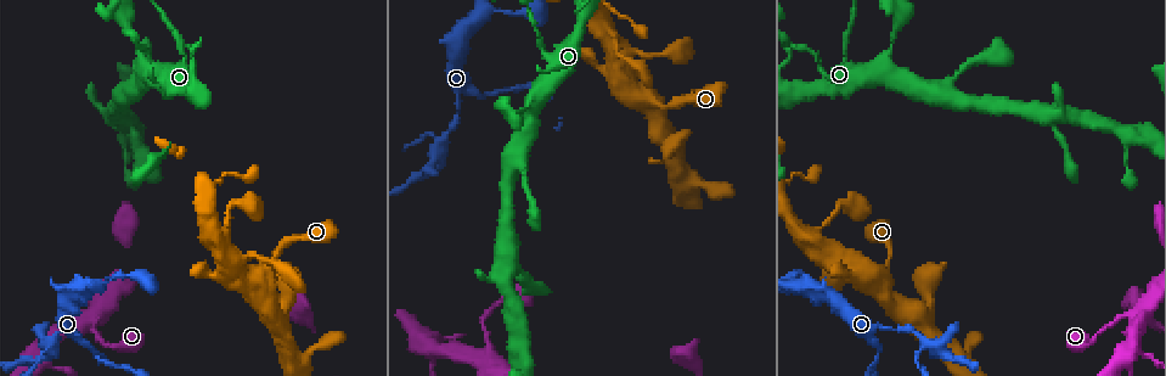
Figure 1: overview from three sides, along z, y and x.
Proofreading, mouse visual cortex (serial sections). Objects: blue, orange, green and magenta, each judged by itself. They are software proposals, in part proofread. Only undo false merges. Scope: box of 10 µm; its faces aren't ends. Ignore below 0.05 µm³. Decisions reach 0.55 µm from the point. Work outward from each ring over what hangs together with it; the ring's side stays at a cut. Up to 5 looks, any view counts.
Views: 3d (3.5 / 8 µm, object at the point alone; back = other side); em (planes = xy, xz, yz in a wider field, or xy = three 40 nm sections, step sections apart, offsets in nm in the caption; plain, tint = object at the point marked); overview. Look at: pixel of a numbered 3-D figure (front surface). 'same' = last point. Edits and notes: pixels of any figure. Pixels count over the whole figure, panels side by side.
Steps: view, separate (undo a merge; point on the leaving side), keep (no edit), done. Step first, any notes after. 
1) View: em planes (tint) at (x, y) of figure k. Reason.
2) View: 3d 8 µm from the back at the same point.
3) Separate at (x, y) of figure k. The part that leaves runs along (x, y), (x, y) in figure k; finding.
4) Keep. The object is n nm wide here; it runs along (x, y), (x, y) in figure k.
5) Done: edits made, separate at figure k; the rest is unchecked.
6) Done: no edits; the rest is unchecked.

View: 3d 3.5 µm at (439, 152) of figure 1. Side arm on a straight run.

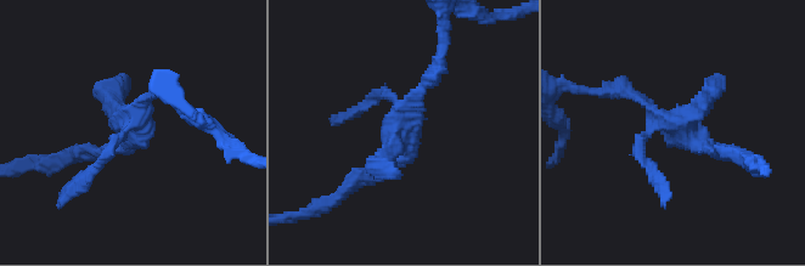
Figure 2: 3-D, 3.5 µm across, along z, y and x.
View: em xy step 1 (tint) at (402, 130) of figure 2. Need the tissue.

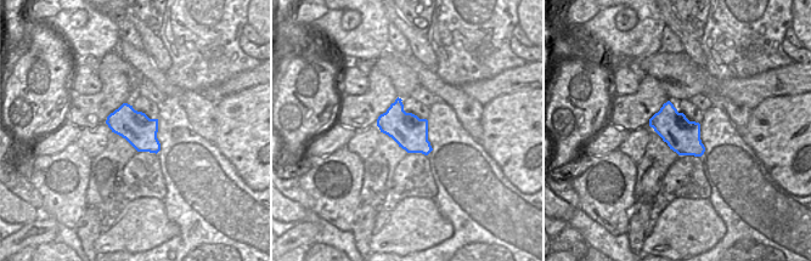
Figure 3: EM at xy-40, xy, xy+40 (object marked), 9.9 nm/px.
Keep. It runs along (433, 75), (403, 150), (354, 184) in figure 2; one cell here.

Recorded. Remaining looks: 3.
View: 3d 8 µm at (807, 88) of figure 1. Sharp bend.

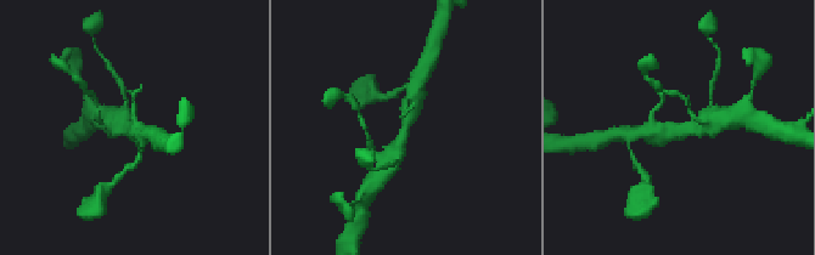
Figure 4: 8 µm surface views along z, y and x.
View: em xy step 5 (tint) at the same point. The arms are 450, 500 nm wide.

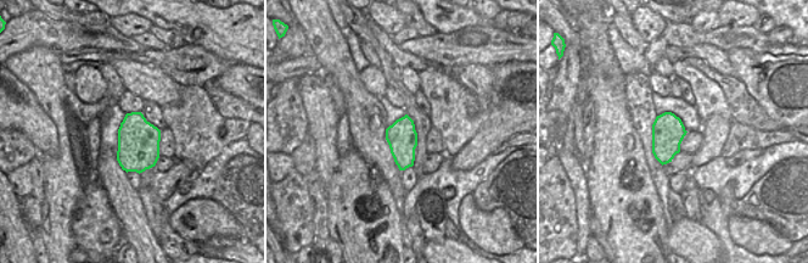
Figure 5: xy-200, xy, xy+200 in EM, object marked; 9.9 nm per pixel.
Keep. All the same cell.

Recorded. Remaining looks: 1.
Done: no edits; the rest is unchecked.

